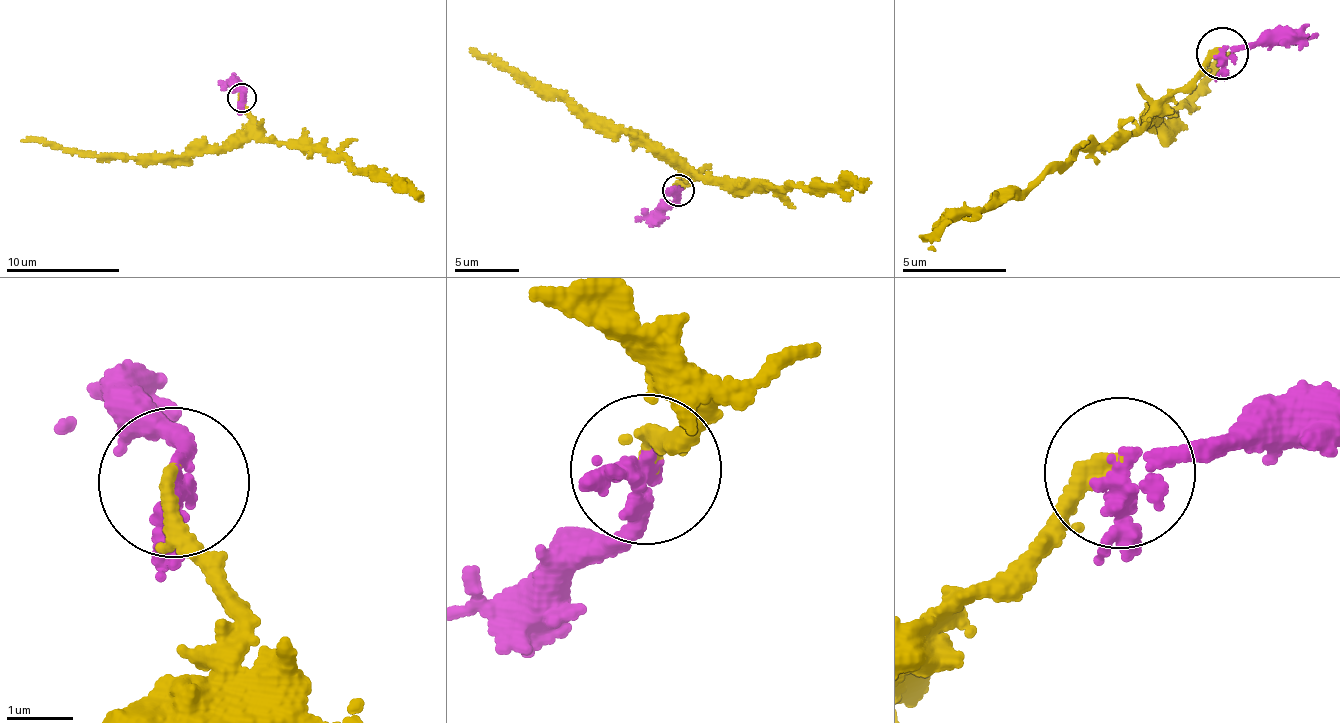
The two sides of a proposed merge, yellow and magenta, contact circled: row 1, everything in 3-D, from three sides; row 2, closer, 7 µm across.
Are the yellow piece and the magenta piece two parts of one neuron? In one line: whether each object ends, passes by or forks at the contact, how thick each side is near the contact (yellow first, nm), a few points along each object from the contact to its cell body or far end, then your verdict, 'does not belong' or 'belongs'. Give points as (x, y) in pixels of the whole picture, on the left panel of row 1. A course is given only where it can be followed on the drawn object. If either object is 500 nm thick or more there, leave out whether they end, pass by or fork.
yellow ends there; magenta passes by; 240 nm thick on the yellow side, 240 nm on the other; yellow runs (241, 97), (248, 128), (220, 149), (201, 148), (194, 154), (118, 157), (22, 141); magenta runs (241, 97), (233, 86), (220, 81); belongs

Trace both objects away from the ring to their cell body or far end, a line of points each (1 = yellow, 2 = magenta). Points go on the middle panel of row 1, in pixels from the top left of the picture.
1: (678, 189), (684, 171), (637, 139), (585, 119), (556, 94), (517, 82), (510, 71), (470, 49)
2: (678, 189), (652, 219), (637, 220)

